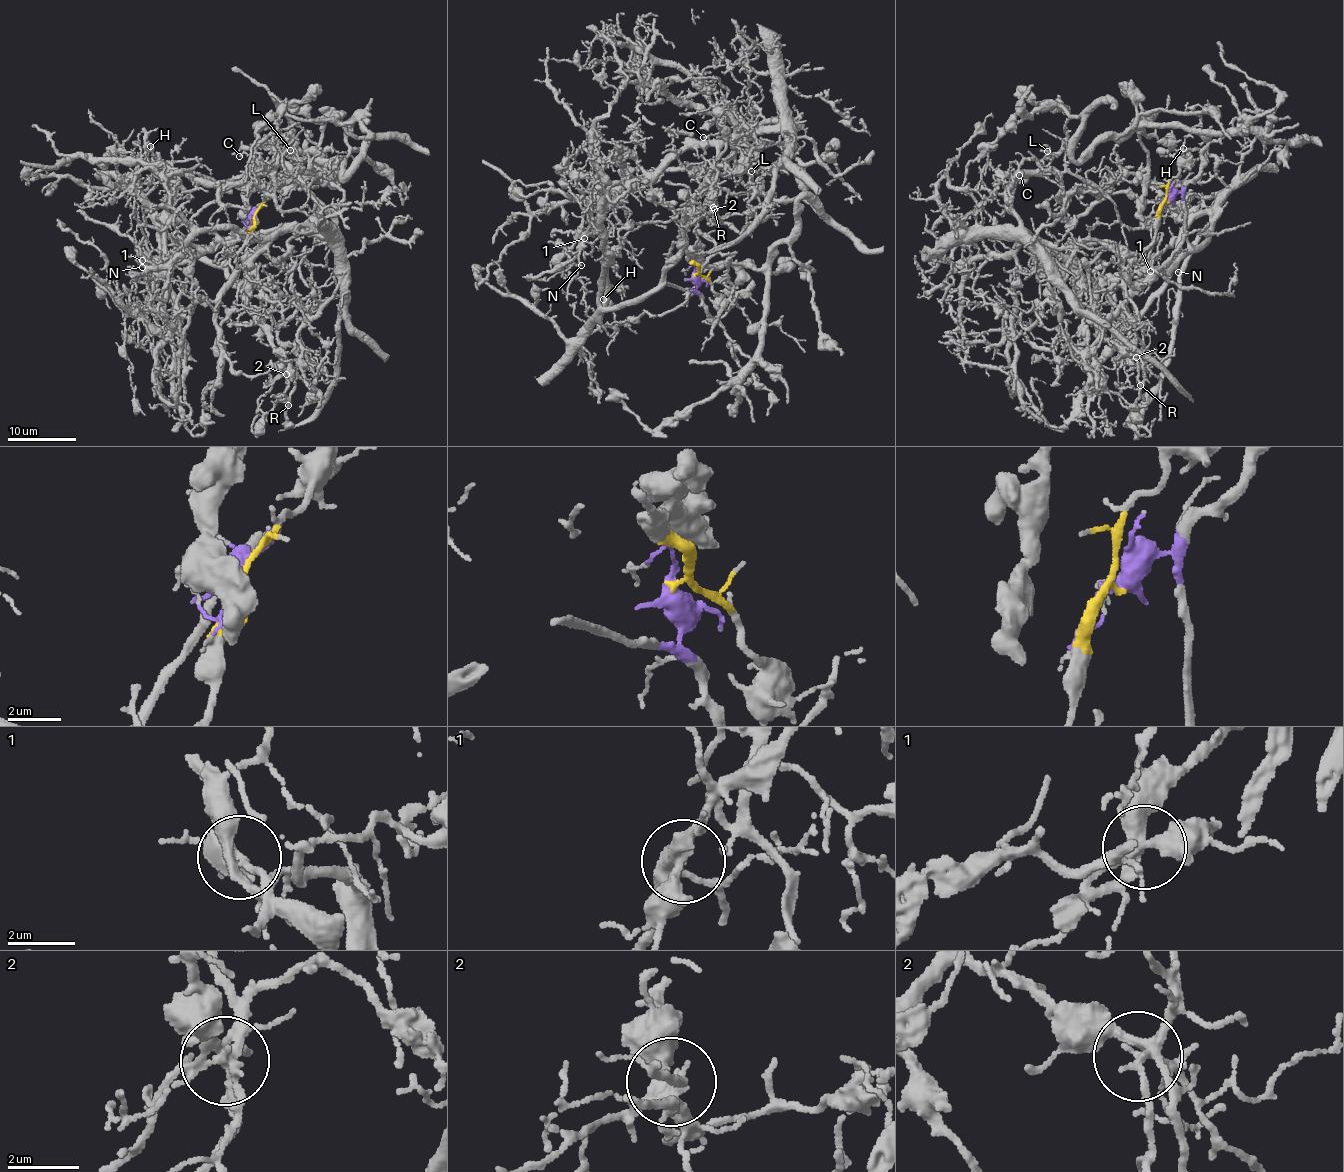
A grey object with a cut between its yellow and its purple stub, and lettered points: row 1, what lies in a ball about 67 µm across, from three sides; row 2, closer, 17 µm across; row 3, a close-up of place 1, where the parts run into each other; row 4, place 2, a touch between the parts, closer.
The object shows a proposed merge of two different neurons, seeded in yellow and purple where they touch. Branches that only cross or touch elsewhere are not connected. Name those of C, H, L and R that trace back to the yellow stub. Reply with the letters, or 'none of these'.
C, L

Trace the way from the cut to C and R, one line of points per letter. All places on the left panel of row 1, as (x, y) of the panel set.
C: (250, 217), (243, 260), (271, 233), (333, 230), (322, 203), (284, 165), (265, 166), (256, 152), (239, 155)
R: (250, 217), (232, 246), (226, 272), (242, 285), (245, 305), (276, 350), (288, 378), (288, 405)

